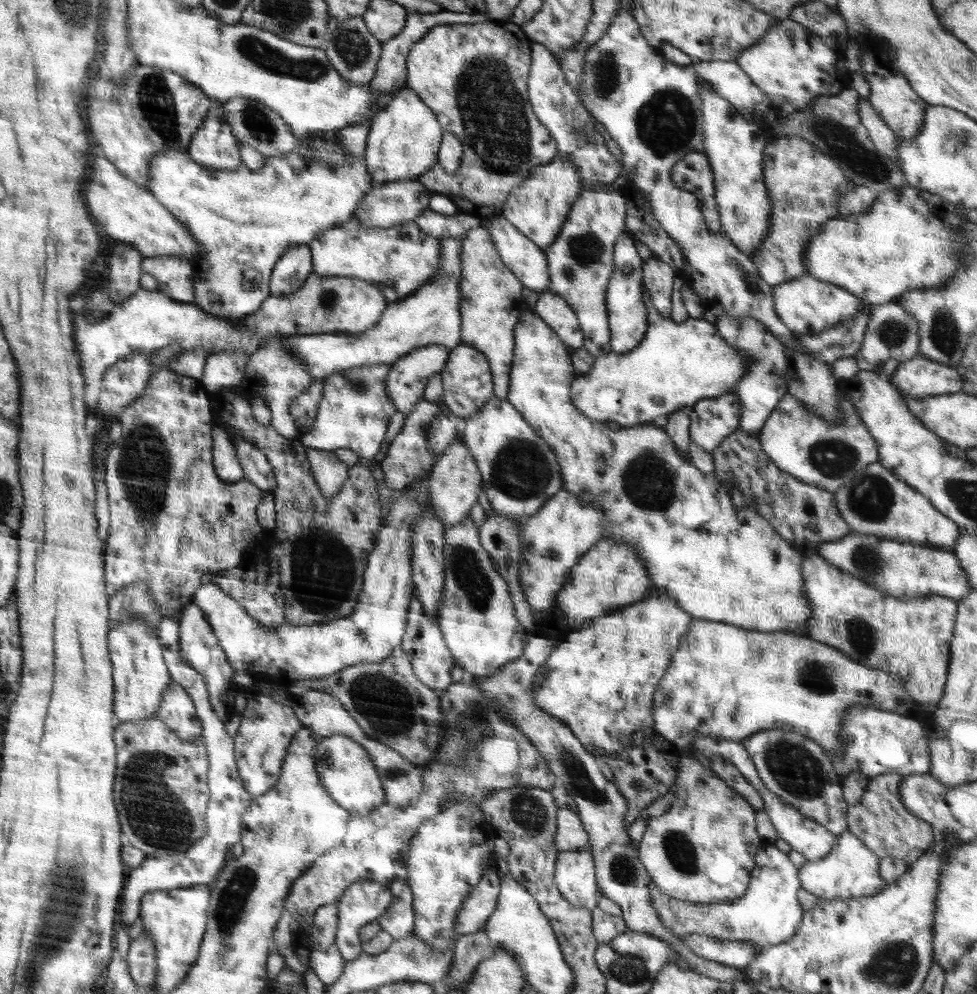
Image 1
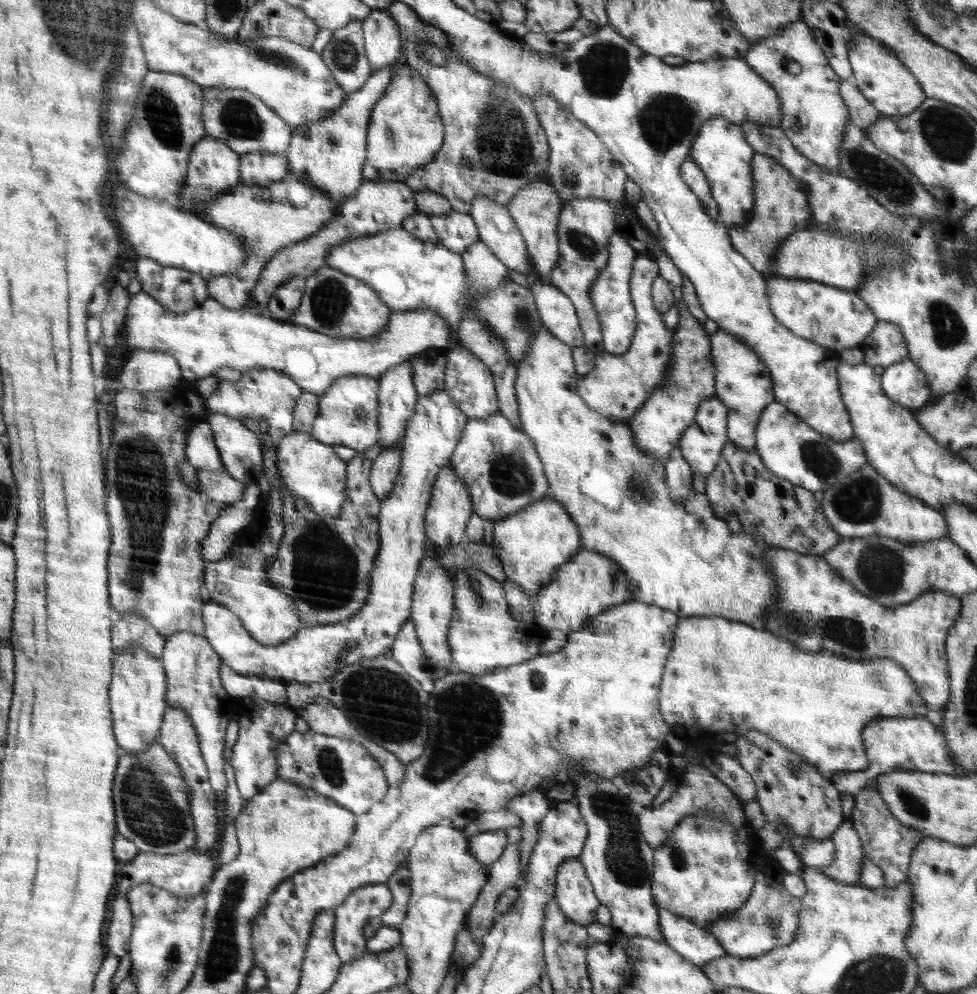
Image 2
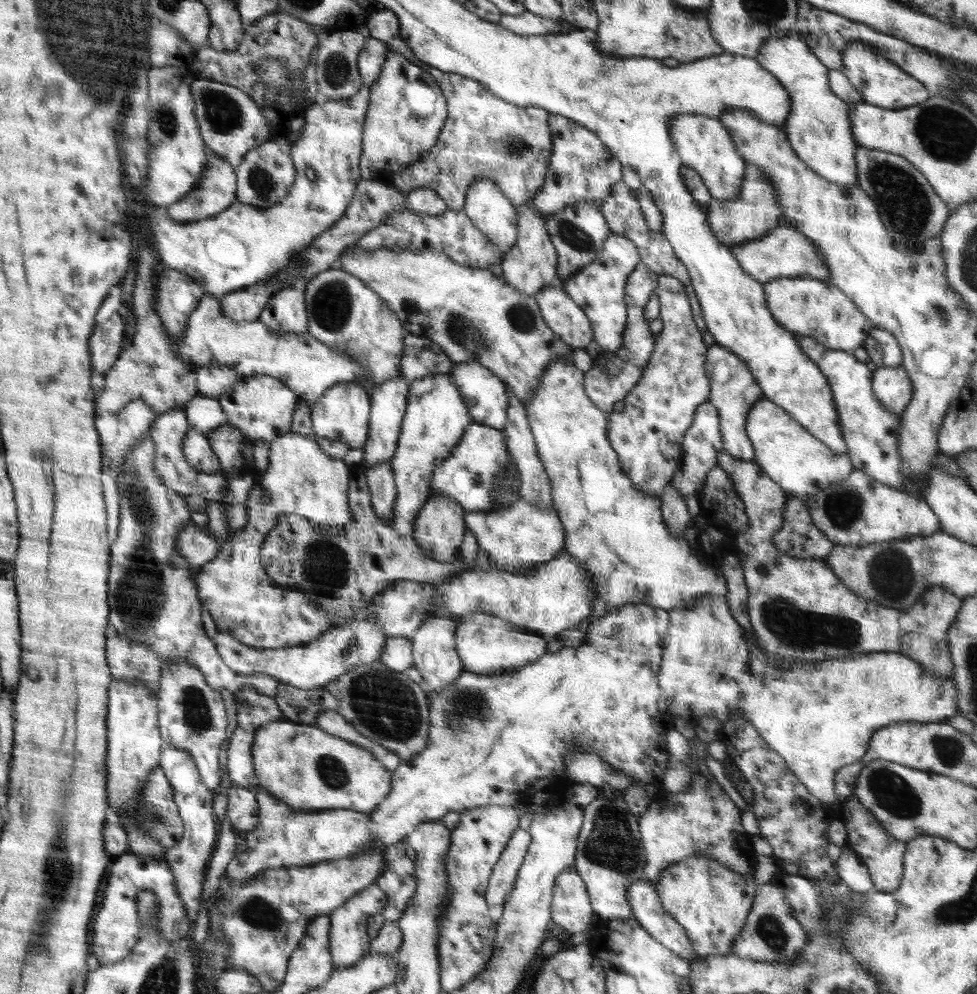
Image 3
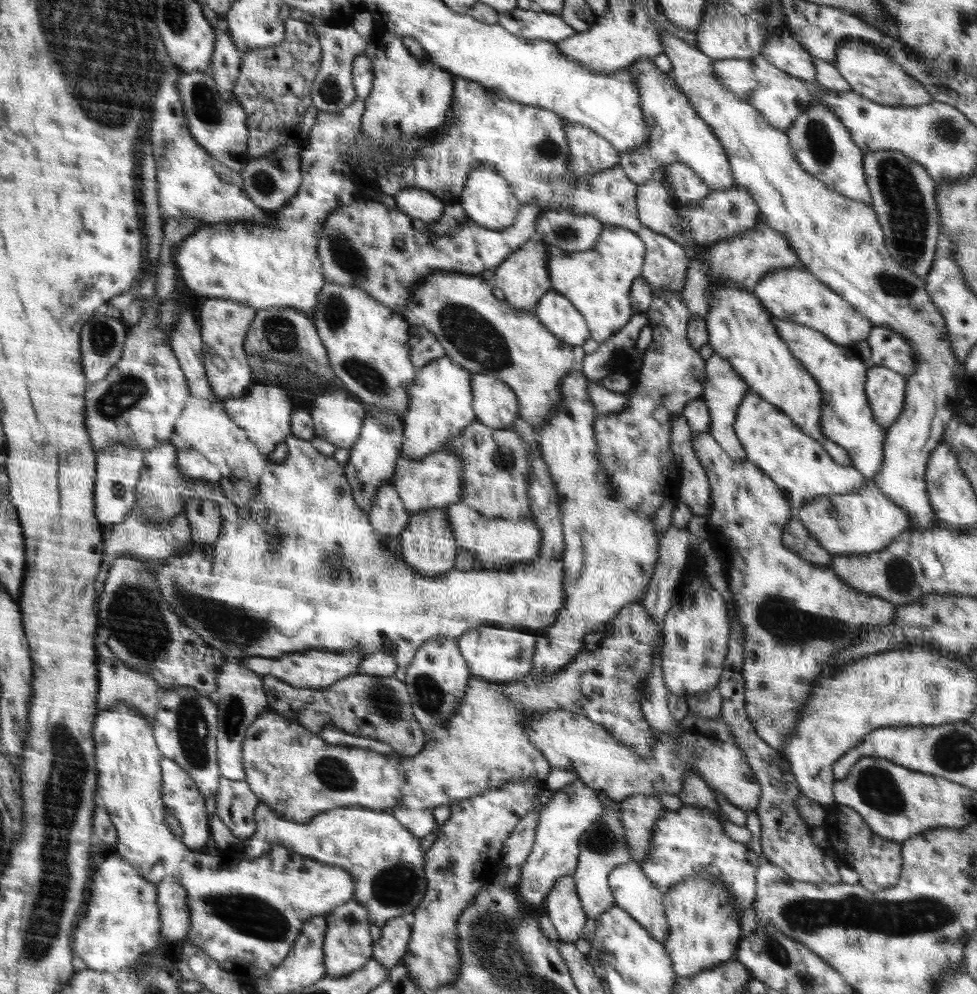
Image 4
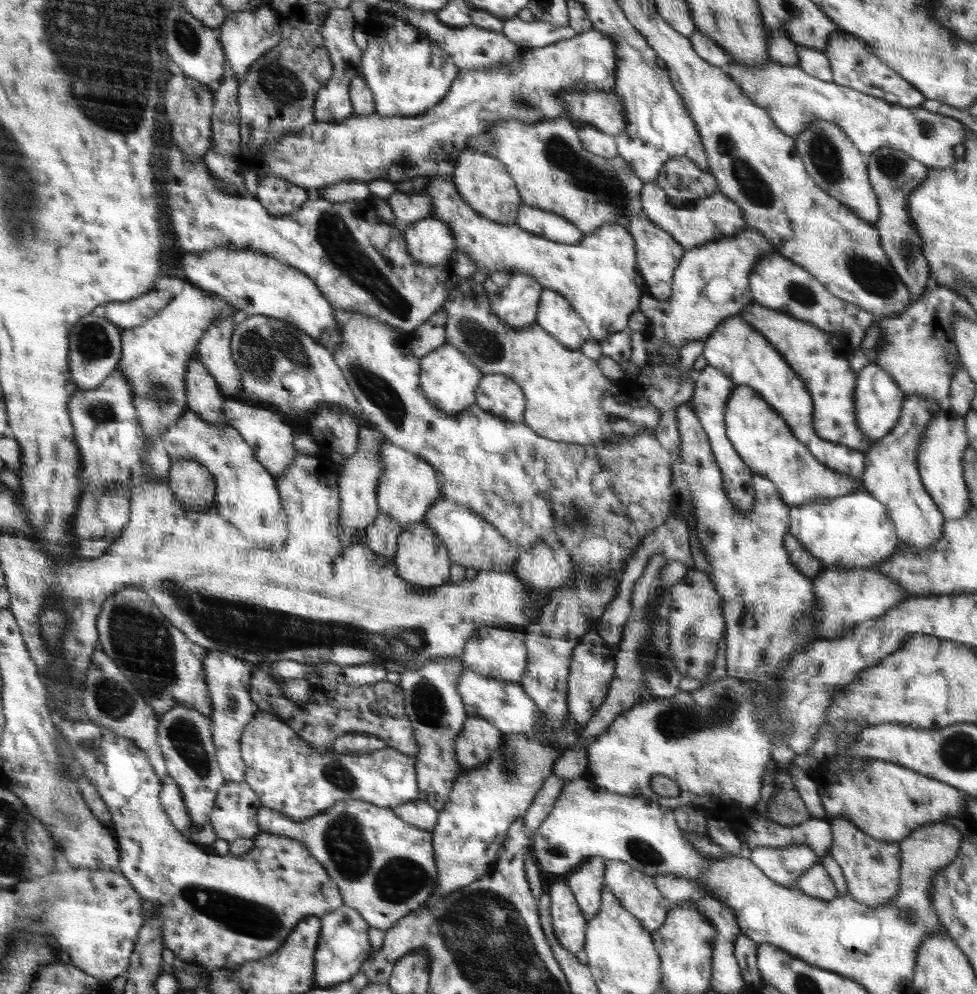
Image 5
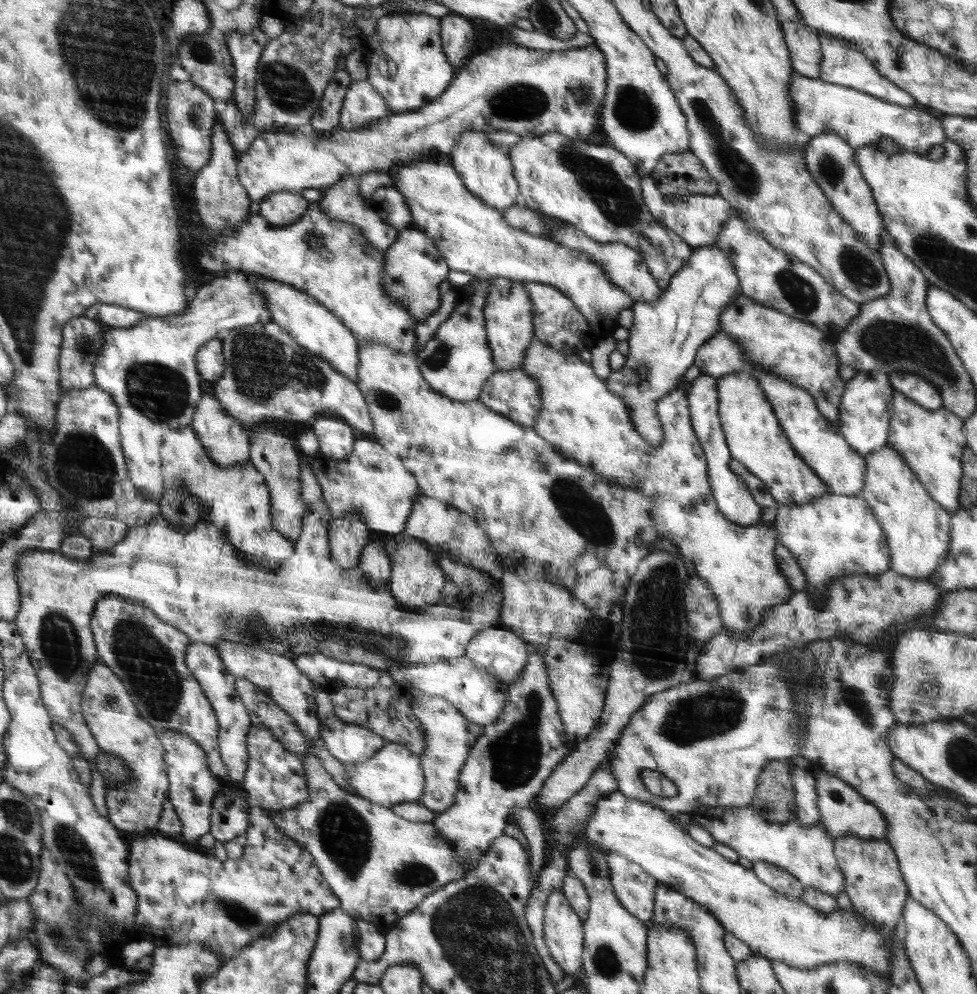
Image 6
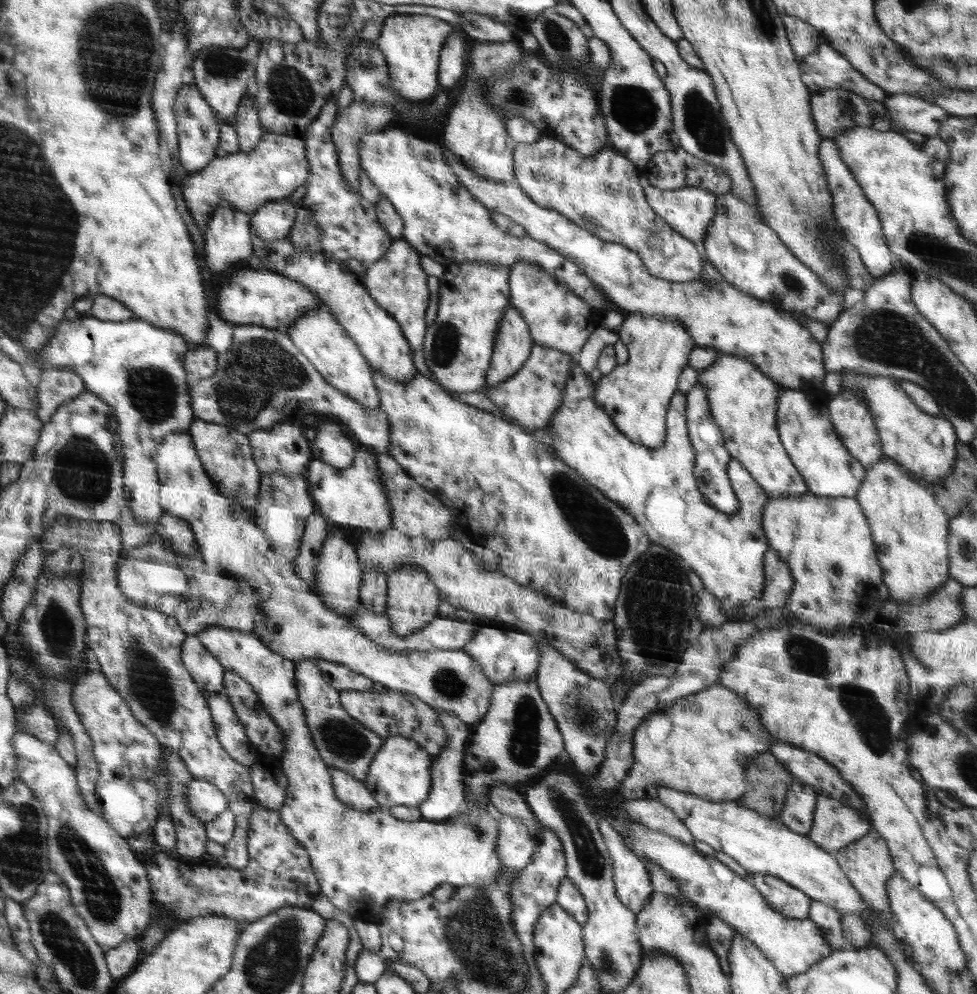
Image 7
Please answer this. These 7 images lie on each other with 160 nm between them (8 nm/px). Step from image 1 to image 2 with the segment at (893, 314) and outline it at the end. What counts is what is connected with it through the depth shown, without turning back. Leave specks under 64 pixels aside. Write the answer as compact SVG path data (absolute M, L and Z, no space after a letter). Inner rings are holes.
M878 321L860 348L865 356L864 362L872 368L882 366L885 369L902 362L908 354L900 329L888 321Z

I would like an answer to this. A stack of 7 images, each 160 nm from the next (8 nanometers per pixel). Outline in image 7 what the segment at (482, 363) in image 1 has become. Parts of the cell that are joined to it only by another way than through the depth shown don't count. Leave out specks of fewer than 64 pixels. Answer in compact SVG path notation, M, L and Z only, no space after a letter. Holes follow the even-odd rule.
M535 345L528 362L520 371L510 376L505 383L485 390L485 394L505 415L513 418L516 424L529 429L546 427L561 406L566 378L575 361L576 358L571 354L557 351L555 348Z

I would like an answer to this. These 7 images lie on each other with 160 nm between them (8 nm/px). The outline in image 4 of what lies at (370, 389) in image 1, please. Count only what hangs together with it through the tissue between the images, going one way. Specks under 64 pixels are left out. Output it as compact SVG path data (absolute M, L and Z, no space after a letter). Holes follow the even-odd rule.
M346 390L322 391L308 406L315 436L351 449L361 436L364 406Z

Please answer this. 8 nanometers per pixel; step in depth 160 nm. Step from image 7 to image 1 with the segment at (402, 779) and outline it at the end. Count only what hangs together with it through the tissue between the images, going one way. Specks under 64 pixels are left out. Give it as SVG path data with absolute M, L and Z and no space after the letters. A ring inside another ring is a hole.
M331 735L322 738L314 752L317 773L325 789L342 808L349 809L352 817L366 816L384 804L384 790L378 773L366 750L352 737Z

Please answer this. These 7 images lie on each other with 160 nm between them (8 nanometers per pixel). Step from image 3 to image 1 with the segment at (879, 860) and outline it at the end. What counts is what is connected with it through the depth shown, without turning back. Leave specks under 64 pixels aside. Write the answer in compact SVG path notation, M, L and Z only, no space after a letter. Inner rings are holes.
M886 773L875 776L866 786L856 805L849 805L846 811L847 830L857 836L876 856L906 861L910 865L926 853L937 839L937 833L925 820L914 816L900 801L900 787L903 774Z

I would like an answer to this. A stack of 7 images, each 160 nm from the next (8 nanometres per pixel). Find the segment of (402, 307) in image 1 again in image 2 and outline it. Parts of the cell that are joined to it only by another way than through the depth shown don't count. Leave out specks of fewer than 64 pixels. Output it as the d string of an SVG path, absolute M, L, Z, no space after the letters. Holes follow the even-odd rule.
M144 291L131 295L124 325L122 325L124 338L128 340L130 350L140 349L171 354L177 360L184 380L198 382L222 367L234 368L240 372L249 371L254 367L274 368L293 378L302 390L314 393L318 398L342 376L358 374L380 378L390 367L404 363L417 352L426 351L430 347L449 349L449 340L452 339L449 327L450 325L439 316L438 310L424 307L422 310L394 313L393 316L390 316L390 323L386 325L385 330L375 336L364 340L346 339L326 336L325 333L316 332L314 329L276 321L269 315L226 308L225 305L212 298L208 298L200 307L194 308L188 313L172 313L156 297L150 296Z

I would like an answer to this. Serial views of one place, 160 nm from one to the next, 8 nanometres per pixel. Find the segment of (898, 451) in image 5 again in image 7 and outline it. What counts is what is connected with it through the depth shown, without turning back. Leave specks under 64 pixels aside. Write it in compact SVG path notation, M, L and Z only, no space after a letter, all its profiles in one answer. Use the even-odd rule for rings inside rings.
M883 457L866 469L865 479L855 494L870 525L874 550L882 569L889 598L895 604L927 600L949 579L948 535L950 518L938 506L930 489L918 484L894 459Z

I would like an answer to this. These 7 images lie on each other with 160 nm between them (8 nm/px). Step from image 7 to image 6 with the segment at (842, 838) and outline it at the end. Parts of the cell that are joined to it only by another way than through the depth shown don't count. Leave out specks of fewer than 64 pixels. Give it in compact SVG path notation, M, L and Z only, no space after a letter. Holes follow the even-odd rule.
M826 772L816 776L815 790L817 793L817 806L819 808L819 824L824 826L826 832L836 839L839 836L851 834L864 839L884 839L887 831L885 816L864 799L860 793L854 791L844 780Z

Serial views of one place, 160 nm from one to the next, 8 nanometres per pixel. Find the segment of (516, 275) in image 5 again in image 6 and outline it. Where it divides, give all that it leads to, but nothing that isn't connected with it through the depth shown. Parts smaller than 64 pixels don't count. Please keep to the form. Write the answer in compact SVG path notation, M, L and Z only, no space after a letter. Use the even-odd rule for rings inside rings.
M493 277L489 284L488 302L485 303L485 329L488 347L496 361L496 370L506 372L521 368L526 352L536 337L534 310L530 293L524 289L524 282Z

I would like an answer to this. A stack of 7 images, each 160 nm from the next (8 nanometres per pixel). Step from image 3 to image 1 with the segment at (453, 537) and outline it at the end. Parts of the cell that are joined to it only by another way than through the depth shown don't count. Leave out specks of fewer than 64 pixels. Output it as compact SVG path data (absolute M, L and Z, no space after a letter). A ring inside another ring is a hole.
M461 428L457 431L455 441L438 456L436 466L429 475L429 500L431 506L436 509L436 515L445 522L445 529L461 524L469 512L478 502L478 492L482 488L480 471L472 458L472 453L467 449L463 441Z

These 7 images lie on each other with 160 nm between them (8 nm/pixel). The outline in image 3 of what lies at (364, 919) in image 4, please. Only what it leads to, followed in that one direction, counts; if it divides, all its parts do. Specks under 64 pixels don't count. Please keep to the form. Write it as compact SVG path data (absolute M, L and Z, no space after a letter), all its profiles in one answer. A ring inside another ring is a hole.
M376 882L366 887L353 896L348 902L332 911L329 916L332 918L332 932L329 935L329 948L332 952L333 964L336 969L353 966L359 960L365 958L372 952L372 940L367 933L367 922L370 916L381 914L389 902L388 893L382 888L378 888Z

